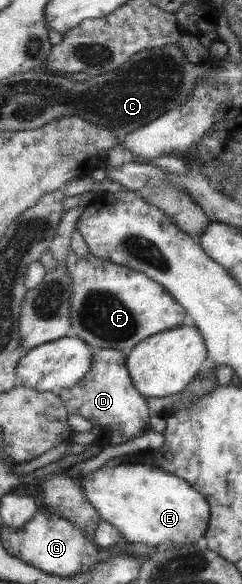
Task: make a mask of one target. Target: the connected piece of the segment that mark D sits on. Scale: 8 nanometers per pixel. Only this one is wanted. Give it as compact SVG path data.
M94 350L92 364L84 377L75 386L56 393L68 409L68 415L80 415L92 423L94 442L100 449L121 445L133 449L140 443L142 434L149 430L152 412L146 405L146 398L135 390L122 351Z

